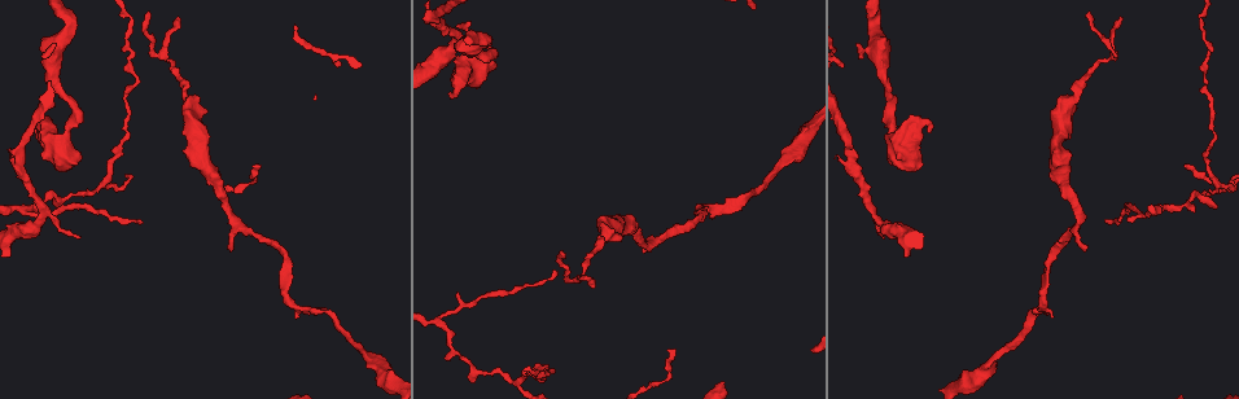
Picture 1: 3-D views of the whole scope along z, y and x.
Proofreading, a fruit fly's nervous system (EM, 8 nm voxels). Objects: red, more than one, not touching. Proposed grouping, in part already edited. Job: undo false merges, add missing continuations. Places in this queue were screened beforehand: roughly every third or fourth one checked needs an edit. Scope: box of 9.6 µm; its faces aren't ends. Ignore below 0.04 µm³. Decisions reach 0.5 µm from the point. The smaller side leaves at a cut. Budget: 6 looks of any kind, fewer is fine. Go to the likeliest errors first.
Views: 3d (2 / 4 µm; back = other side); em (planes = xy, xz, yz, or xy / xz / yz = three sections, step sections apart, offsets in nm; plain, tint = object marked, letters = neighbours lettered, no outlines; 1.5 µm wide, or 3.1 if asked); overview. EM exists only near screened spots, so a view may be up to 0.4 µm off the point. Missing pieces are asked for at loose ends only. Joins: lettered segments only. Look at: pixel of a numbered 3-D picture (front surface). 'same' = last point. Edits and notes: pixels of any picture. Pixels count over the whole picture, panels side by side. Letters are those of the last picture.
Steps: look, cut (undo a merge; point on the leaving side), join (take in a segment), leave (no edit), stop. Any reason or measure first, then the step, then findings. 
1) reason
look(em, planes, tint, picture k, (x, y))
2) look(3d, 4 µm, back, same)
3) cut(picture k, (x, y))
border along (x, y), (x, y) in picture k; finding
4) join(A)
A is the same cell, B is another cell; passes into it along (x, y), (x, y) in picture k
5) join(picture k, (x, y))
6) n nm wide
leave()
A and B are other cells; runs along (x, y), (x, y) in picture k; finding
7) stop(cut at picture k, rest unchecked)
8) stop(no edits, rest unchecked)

look(em, xz, step 4, plain, picture 1, (1087, 12))

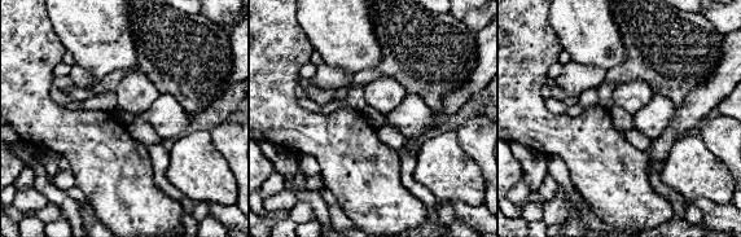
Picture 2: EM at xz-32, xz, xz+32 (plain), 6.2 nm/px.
look(em, xz, step 4, letters, same)

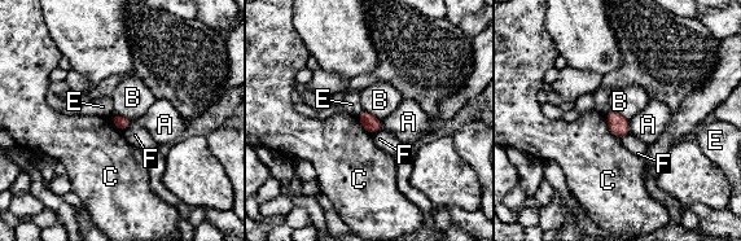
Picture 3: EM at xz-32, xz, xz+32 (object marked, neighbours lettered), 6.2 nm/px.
leave()
A, B, C, E and F are other cells; border along (363, 109), (381, 121) in picture 3; none of them fits

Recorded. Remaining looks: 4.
abrupt turn
look(em, yz, step 4, letters, picture 1, (290, 304))

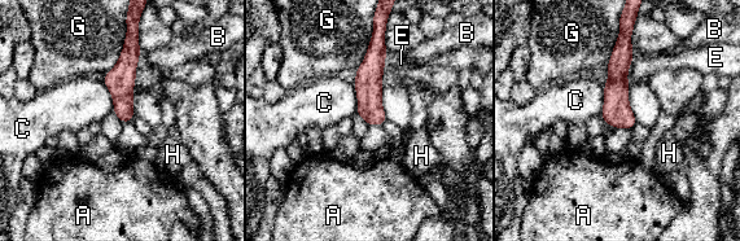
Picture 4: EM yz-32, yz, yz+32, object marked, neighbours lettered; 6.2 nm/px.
look(em, planes, letters, same)

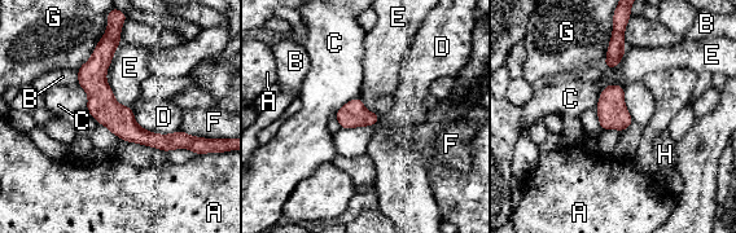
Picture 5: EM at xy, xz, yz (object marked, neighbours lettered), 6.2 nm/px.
leave()
A, B, C, D, E, F, G and H are other cells; one neuron here

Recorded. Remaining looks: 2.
narrows sharply
look(em, planes, letters, picture 1, (890, 130))

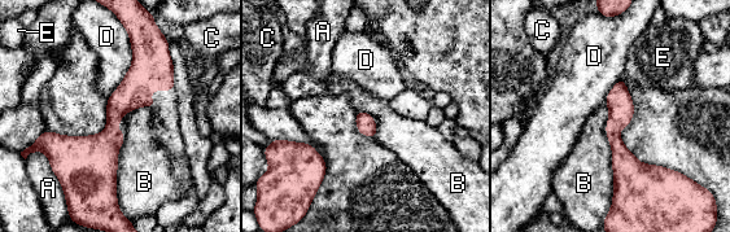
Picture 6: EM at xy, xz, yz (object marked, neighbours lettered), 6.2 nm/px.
leave()
A, B, C, D and E are other cells; border along (604, 104), (611, 208) in picture 6; all the same neuron

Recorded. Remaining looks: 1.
stop(no edits, rest unchecked)

